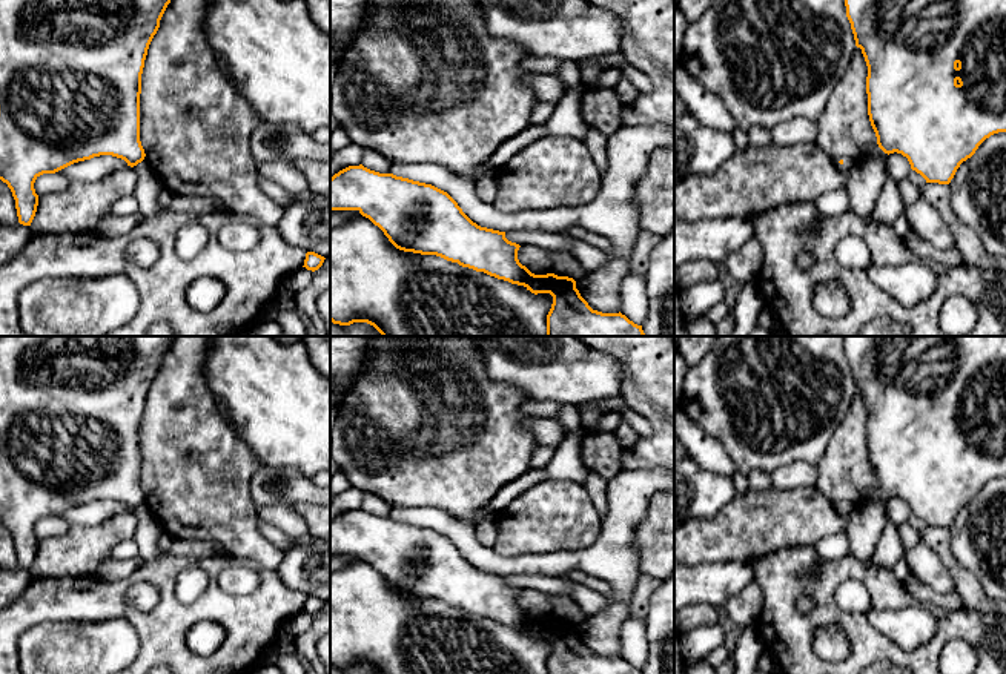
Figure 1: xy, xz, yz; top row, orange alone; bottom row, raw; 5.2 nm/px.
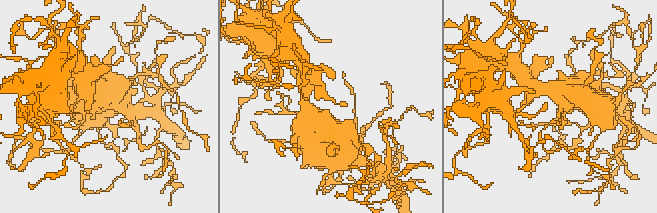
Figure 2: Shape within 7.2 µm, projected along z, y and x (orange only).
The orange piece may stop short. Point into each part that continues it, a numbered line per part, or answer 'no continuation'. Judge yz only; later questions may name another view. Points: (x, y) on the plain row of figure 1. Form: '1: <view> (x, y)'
1: yz (848, 507)

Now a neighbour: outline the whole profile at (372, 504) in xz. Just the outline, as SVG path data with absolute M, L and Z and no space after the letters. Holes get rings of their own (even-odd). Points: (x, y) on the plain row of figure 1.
M366 493L361 508L379 517L390 517L392 507L373 493Z

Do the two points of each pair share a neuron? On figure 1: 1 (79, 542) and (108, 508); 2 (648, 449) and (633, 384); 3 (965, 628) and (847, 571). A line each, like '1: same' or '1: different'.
1: different
2: same
3: same

